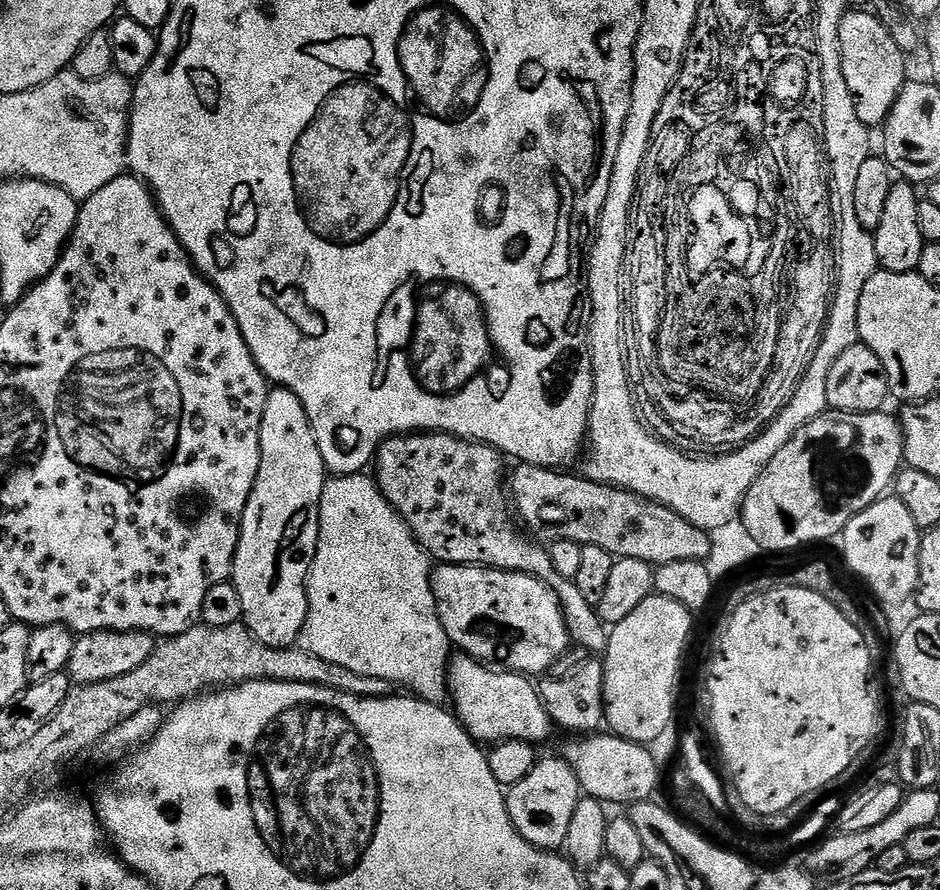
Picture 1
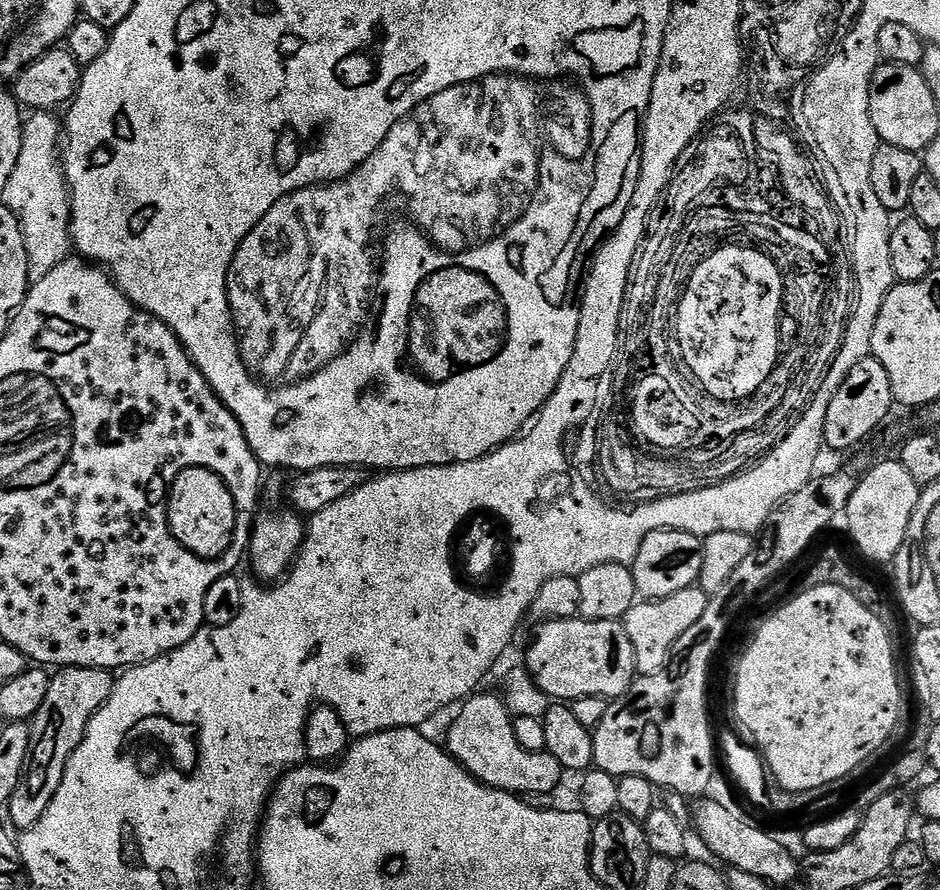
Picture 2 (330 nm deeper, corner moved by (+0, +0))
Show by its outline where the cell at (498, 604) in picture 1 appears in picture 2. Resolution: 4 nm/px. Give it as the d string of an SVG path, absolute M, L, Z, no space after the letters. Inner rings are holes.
M583 618L545 620L539 627L528 652L526 648L526 667L536 685L553 701L576 702L572 700L584 700L587 696L622 698L627 694L628 687L638 679L634 646L630 646L630 638L621 621Z

